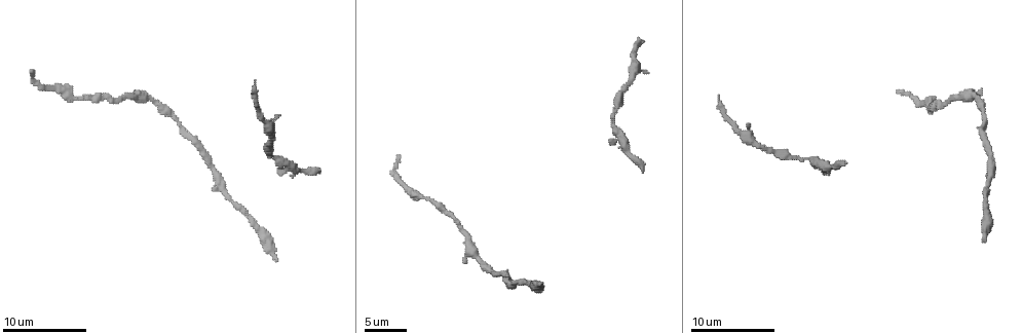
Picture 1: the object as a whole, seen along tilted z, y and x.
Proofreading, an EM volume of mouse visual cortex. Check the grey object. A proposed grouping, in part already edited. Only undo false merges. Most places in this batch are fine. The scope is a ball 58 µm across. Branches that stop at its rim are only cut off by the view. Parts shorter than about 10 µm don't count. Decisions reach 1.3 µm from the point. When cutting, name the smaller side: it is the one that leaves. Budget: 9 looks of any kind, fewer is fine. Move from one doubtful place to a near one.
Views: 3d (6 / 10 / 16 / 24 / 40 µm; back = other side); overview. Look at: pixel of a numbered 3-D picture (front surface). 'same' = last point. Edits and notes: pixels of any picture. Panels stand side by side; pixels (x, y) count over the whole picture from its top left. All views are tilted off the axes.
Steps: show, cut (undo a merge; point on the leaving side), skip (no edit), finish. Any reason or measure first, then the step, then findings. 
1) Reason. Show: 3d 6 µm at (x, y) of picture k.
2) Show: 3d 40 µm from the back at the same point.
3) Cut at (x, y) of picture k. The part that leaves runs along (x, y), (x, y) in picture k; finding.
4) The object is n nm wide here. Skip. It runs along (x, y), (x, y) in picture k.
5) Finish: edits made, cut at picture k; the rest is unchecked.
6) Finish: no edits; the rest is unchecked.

Sudden change in width. Show: 3d 10 µm at (110, 96) of picture 1.

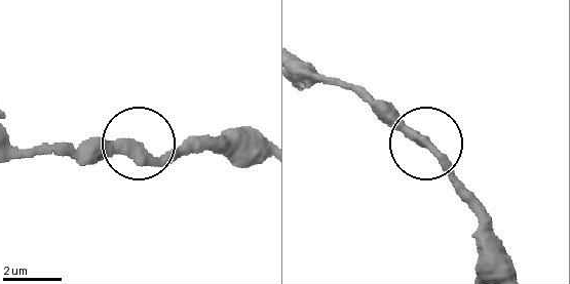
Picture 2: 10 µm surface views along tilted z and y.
Skip. One neuron here.

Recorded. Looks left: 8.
Show: 3d 10 µm at (75, 99) of picture 1.

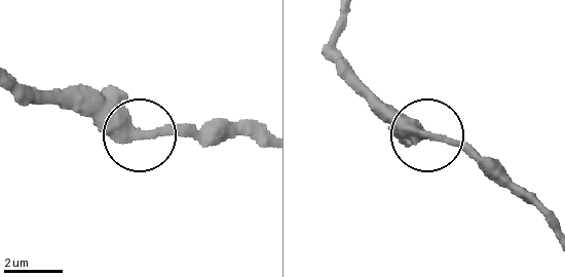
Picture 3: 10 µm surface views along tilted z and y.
Skip. It runs along (264, 133), (168, 129), (138, 136), (71, 93) in picture 3; continuous, no second neuron.

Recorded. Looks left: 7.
Thick turns thin. Show: 3d 6 µm at (184, 132) of picture 1.

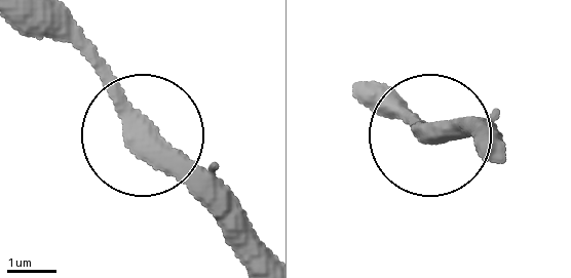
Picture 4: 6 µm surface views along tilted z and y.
Skip. One neuron here.

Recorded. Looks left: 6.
Calibre changes. Show: 3d 10 µm at (809, 158) of picture 1.

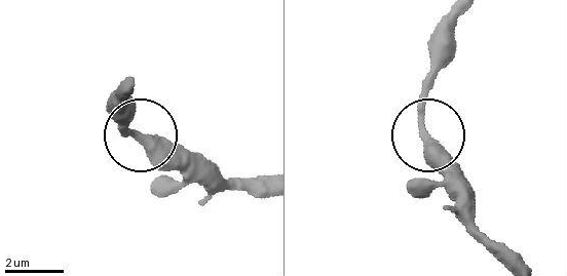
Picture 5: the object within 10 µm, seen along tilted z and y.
The object is 400 nm wide here. Skip. Continuous, no second neuron.

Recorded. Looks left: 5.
Finish: no edits; the rest is unchecked.

